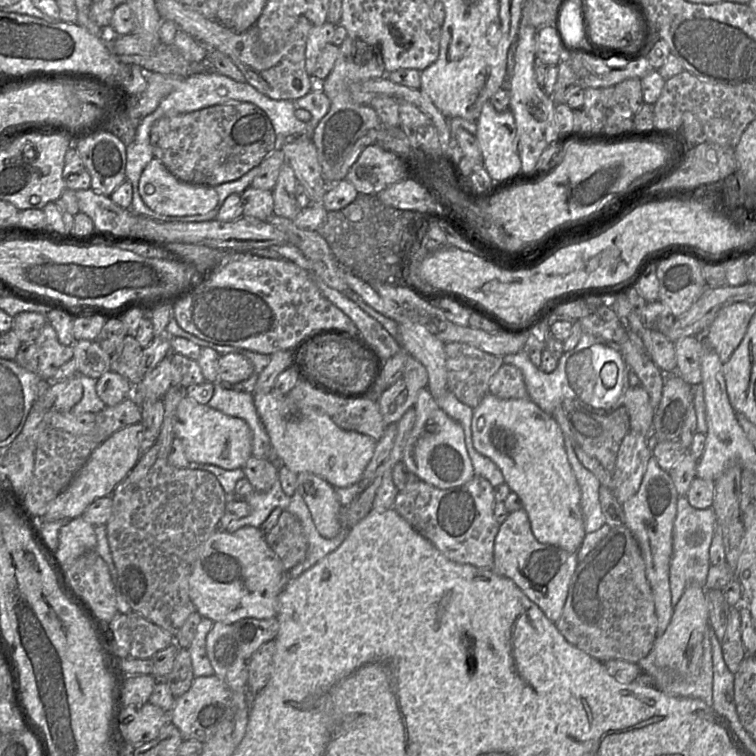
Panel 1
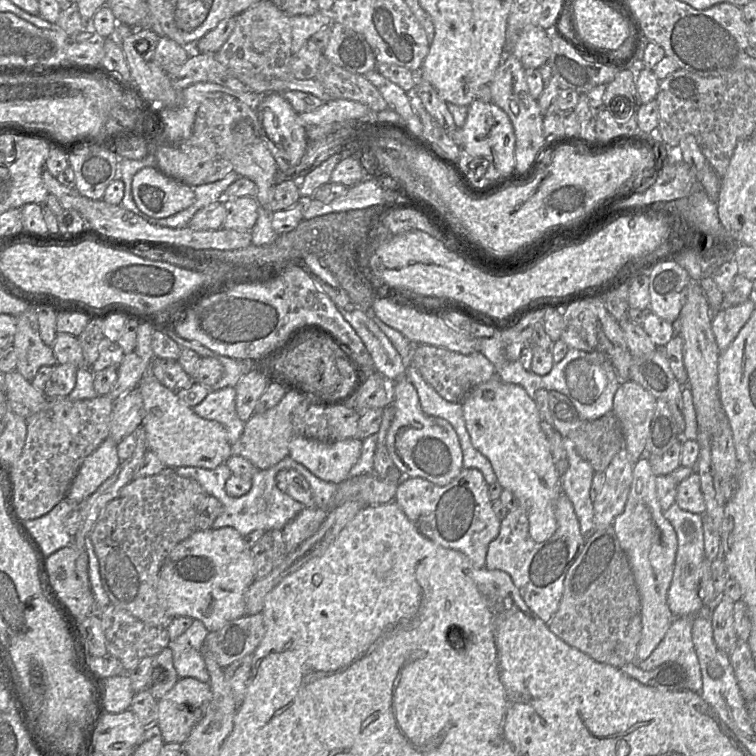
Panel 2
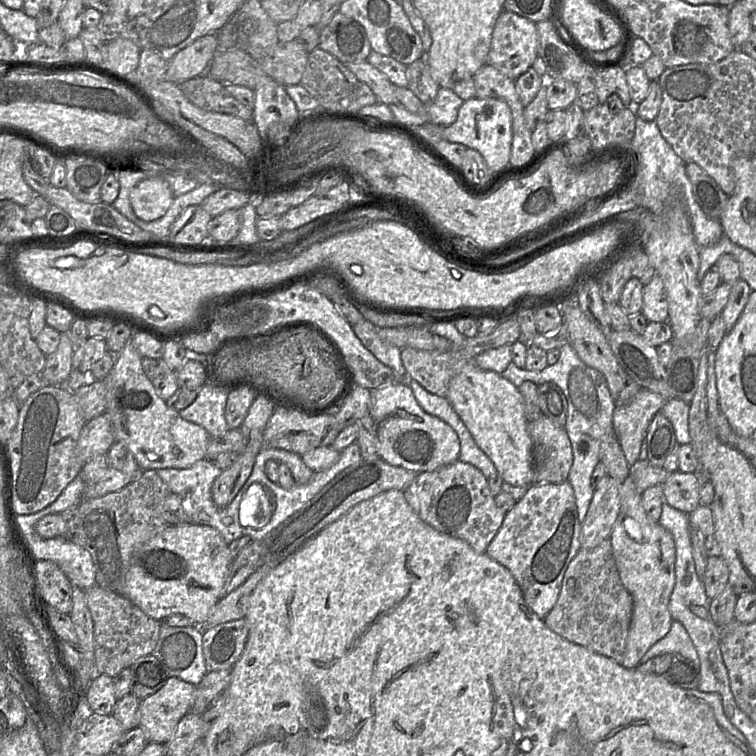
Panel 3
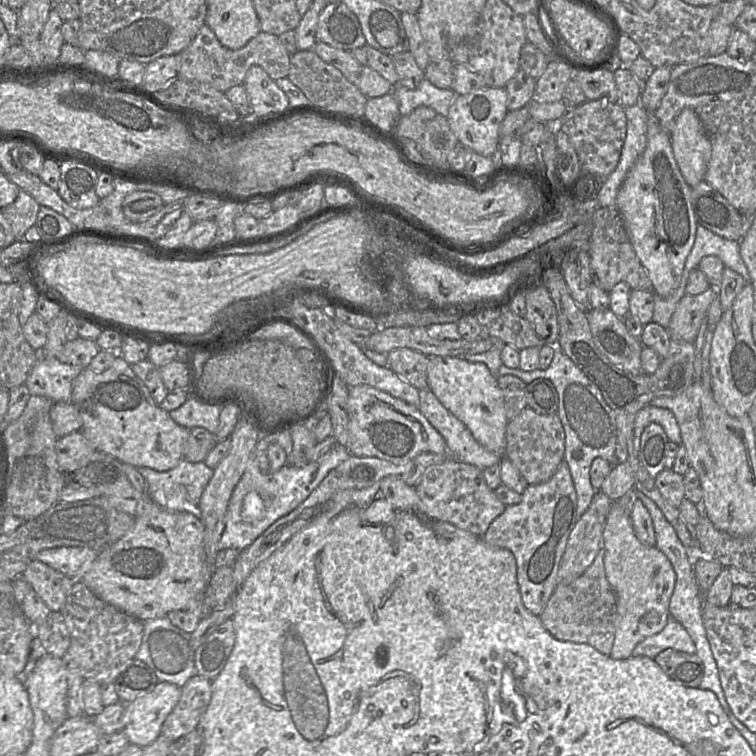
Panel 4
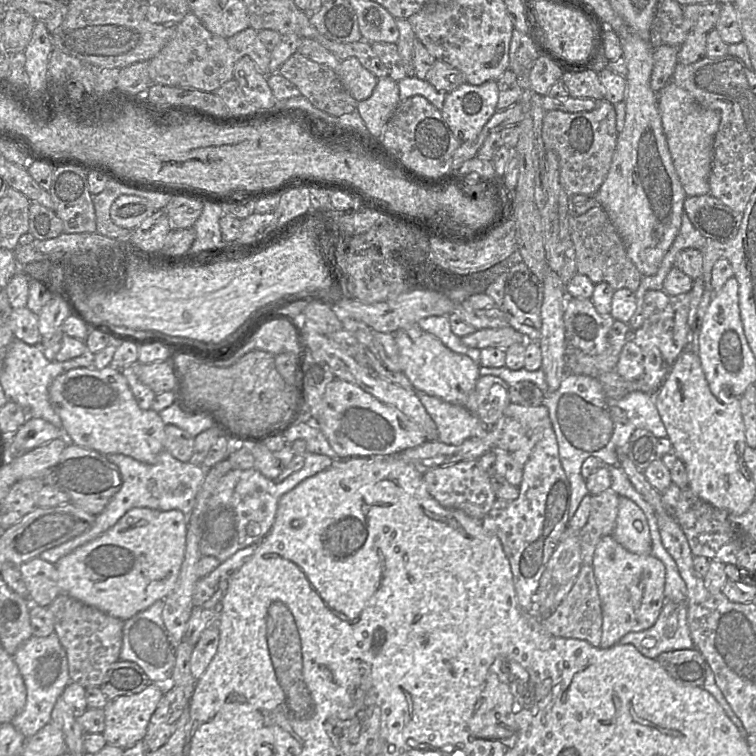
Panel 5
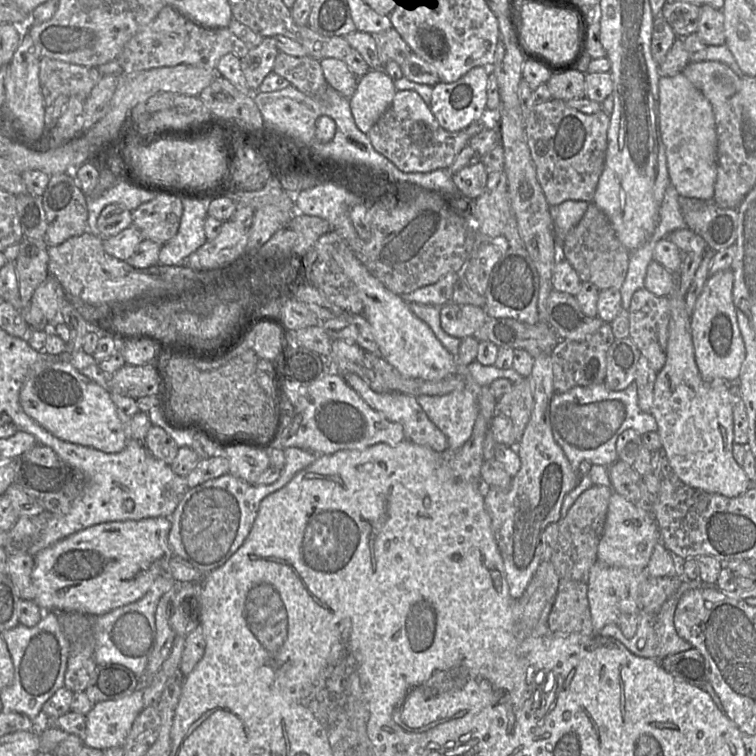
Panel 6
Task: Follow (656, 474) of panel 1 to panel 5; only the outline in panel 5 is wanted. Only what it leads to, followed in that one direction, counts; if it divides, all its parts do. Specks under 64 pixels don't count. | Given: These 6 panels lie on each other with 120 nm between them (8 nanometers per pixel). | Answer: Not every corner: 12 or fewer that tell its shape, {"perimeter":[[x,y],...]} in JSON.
{"perimeter":[[606,535],[592,567],[602,648],[654,625],[666,569]]}

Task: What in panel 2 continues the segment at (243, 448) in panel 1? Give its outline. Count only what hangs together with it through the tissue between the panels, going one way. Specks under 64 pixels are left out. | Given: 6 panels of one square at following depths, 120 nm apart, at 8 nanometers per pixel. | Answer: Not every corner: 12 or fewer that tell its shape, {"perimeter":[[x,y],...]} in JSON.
{"perimeter":[[148,371],[137,386],[149,451],[167,468],[230,458],[224,427]]}

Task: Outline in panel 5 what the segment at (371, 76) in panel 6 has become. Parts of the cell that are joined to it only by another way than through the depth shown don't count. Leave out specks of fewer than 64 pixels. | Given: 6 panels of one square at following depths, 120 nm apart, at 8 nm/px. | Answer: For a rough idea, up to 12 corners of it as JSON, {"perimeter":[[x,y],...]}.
{"perimeter":[[378,78],[357,110],[379,141],[400,103],[397,82]]}

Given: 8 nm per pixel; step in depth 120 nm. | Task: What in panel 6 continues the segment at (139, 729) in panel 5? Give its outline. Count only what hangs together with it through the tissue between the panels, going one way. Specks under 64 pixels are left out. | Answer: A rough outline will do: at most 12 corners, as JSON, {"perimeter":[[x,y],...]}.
{"perimeter":[[140,686],[95,703],[85,715],[84,746],[121,747],[144,709]]}

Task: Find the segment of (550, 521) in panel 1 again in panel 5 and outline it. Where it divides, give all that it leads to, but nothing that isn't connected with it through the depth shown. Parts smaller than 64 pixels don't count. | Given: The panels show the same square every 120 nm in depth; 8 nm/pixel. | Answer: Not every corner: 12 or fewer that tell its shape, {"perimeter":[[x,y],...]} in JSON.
{"perimeter":[[417,325],[392,334],[416,391],[465,406],[479,363]]}

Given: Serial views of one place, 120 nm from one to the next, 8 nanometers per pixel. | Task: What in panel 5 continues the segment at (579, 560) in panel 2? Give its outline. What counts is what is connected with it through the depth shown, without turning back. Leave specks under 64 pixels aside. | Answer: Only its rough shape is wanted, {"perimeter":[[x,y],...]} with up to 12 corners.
{"perimeter":[[592,565],[541,623],[553,636],[601,647],[602,608]]}

